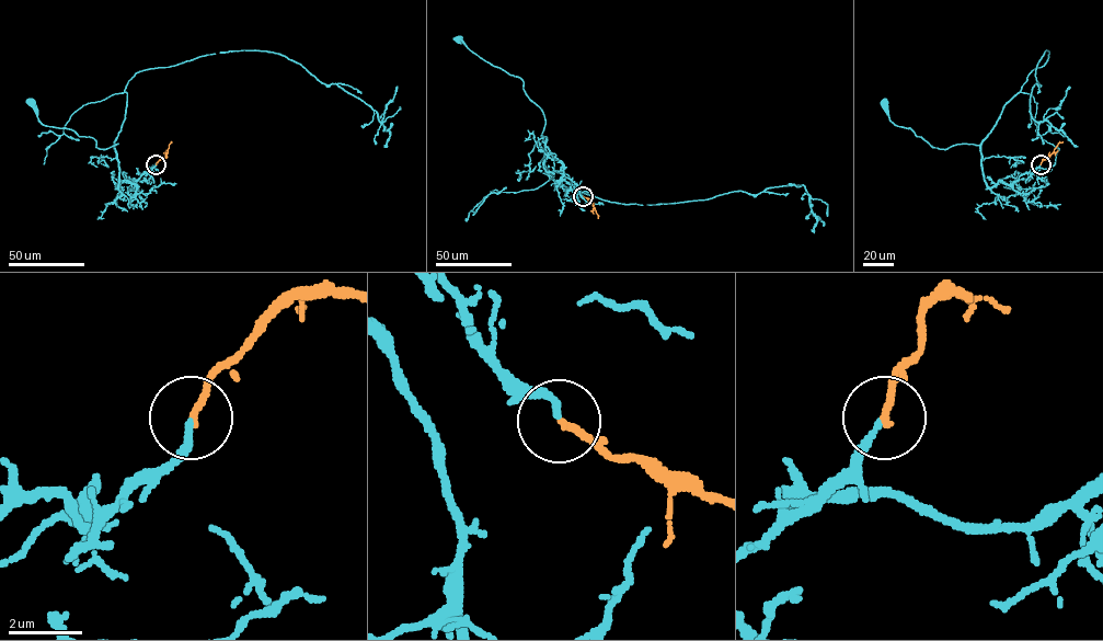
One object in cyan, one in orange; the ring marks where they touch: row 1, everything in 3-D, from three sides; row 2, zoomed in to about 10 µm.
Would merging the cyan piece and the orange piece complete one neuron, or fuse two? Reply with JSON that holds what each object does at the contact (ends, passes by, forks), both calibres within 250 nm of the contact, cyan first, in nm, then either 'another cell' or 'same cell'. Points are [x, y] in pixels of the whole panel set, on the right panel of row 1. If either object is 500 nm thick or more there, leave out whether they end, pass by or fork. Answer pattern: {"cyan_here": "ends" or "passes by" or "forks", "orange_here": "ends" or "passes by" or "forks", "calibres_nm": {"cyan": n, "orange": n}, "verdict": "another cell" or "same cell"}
{"cyan_here": "ends", "orange_here": "ends", "calibres_nm": {"cyan": 180, "orange": 190}, "verdict": "same cell"}

